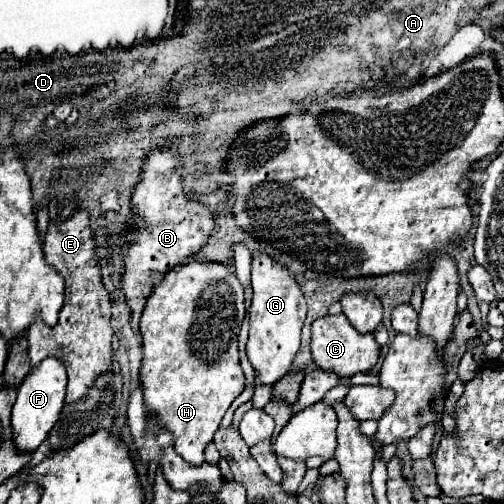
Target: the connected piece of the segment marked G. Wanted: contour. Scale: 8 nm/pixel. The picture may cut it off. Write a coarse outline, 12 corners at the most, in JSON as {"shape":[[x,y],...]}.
{"shape":[[252,255],[246,355],[274,385],[300,349],[306,301],[280,263]]}

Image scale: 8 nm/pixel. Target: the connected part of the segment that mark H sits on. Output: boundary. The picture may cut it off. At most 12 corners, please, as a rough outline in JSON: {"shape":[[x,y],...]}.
{"shape":[[190,261],[140,319],[144,405],[194,467],[244,391],[244,289]]}

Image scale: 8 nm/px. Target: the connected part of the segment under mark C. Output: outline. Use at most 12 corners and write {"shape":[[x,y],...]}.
{"shape":[[346,315],[312,323],[312,361],[338,377],[378,363],[372,333]]}

